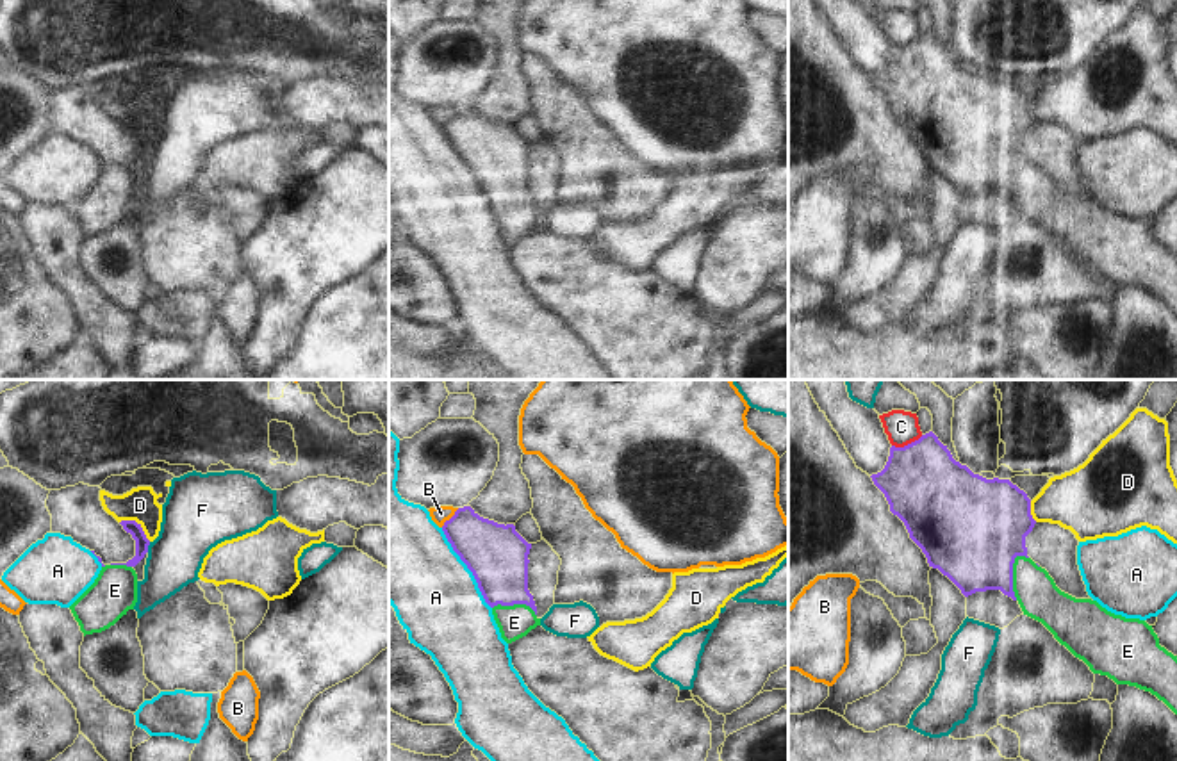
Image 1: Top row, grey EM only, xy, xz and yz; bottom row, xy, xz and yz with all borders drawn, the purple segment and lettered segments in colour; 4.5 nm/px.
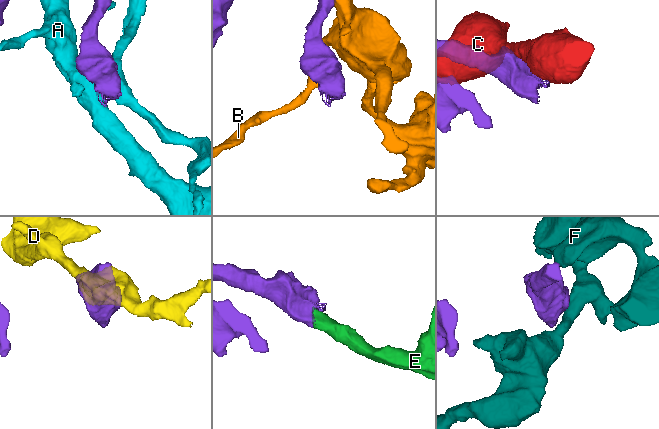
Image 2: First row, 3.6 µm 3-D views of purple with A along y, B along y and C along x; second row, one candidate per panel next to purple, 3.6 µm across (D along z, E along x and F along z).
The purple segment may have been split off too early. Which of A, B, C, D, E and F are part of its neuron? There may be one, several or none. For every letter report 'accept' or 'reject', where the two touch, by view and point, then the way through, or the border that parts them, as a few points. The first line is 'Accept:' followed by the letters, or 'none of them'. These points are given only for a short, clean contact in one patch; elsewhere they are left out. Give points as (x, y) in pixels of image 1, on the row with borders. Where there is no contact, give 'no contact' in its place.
Accept: E
A: reject | xz (468, 567)
B: reject | xz (452, 517)
C: reject | yz (908, 444)
D: reject | xy (138, 524) | along xy (120, 521), (134, 521), (150, 540)
E: accept | yz (1012, 574) | across yz (972, 535), (1012, 574), (1024, 580), (1035, 590)
F: reject | xy (147, 548) | along xy (150, 542), (147, 551)

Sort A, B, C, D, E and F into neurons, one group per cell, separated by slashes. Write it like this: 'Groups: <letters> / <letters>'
Groups: A / B / C / D / E / F.

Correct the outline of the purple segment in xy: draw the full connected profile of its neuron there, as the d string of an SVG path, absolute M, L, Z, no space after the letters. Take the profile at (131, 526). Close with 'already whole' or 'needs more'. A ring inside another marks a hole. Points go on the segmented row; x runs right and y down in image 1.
M121 520L119 524L136 540L136 556L127 563L102 567L95 583L70 606L84 636L109 629L137 602L134 567L148 552L150 540L136 520Z | needs more

